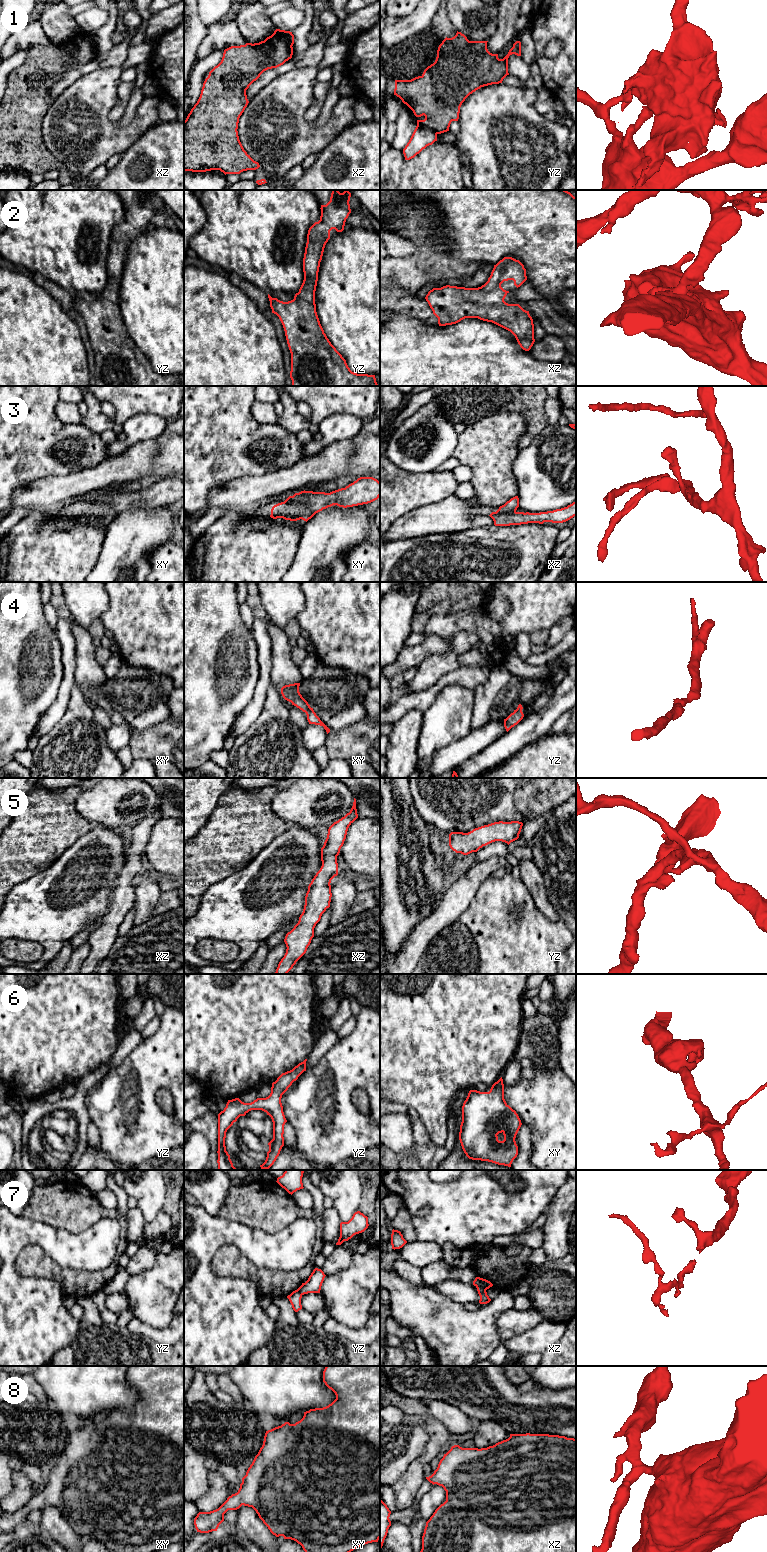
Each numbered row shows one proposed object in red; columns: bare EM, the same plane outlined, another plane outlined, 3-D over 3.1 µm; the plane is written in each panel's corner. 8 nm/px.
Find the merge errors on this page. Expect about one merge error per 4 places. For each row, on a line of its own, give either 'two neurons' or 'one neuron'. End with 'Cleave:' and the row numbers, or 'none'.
1: two neurons
2: one neuron
3: one neuron
4: one neuron
5: one neuron
6: one neuron
7: two neurons
8: one neuron
Cleave: 1, 7

